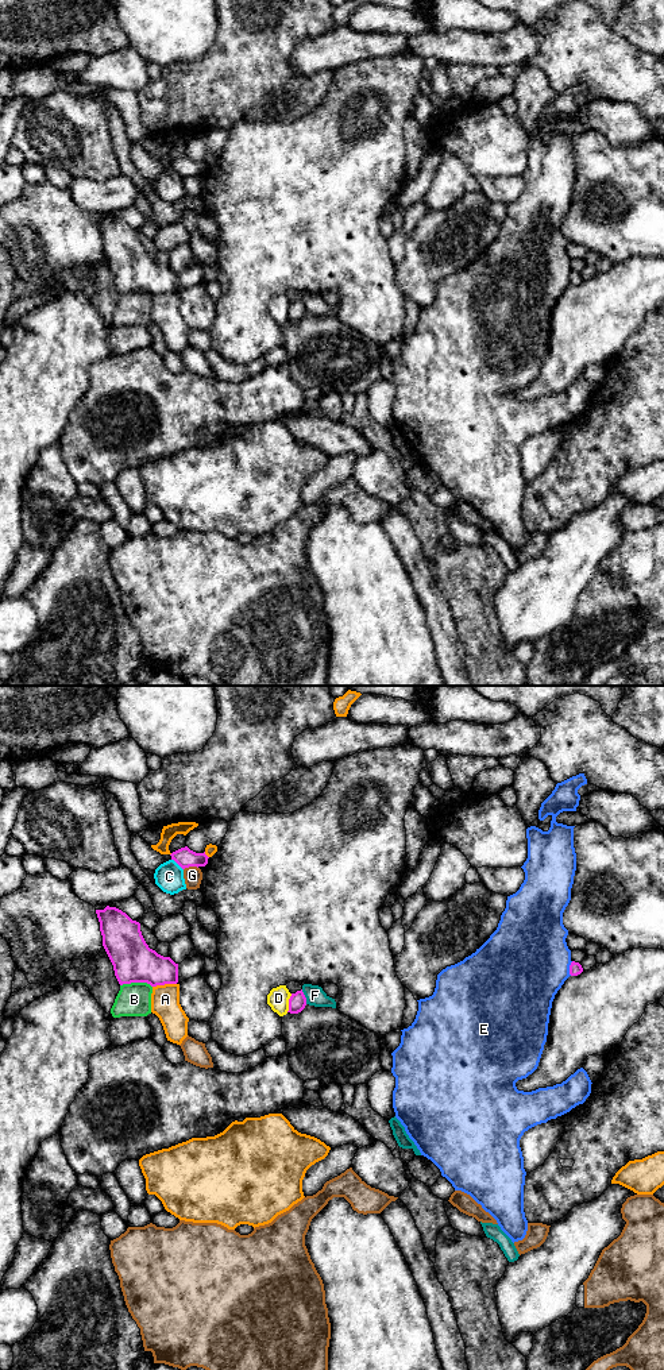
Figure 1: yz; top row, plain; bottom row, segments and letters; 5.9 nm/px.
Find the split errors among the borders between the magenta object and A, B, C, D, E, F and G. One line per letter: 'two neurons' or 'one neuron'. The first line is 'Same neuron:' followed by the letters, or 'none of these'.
Same neuron: none of these
A: two neurons
B: two neurons
C: two neurons
D: two neurons
E: two neurons
F: two neurons
G: two neurons

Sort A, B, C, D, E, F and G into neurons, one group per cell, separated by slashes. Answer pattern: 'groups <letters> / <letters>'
groups A / B / C / D / E / F / G

